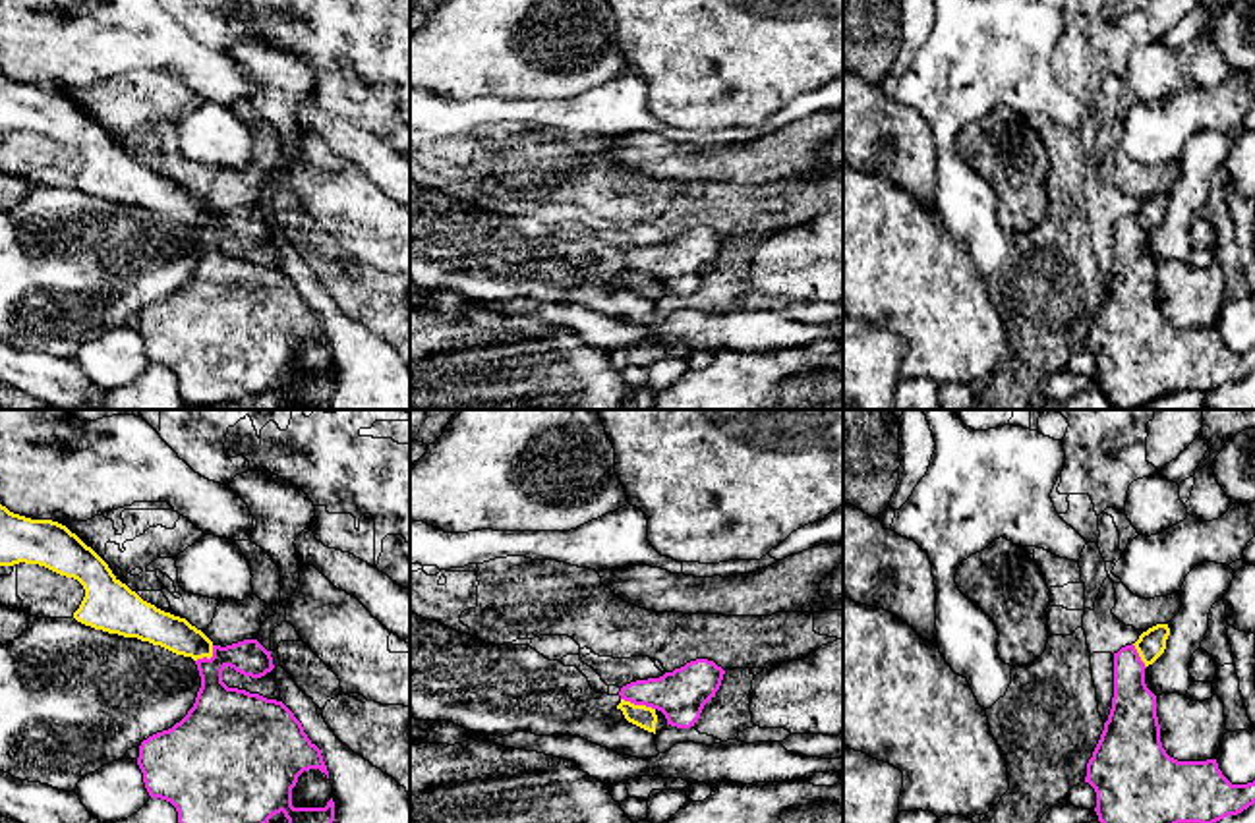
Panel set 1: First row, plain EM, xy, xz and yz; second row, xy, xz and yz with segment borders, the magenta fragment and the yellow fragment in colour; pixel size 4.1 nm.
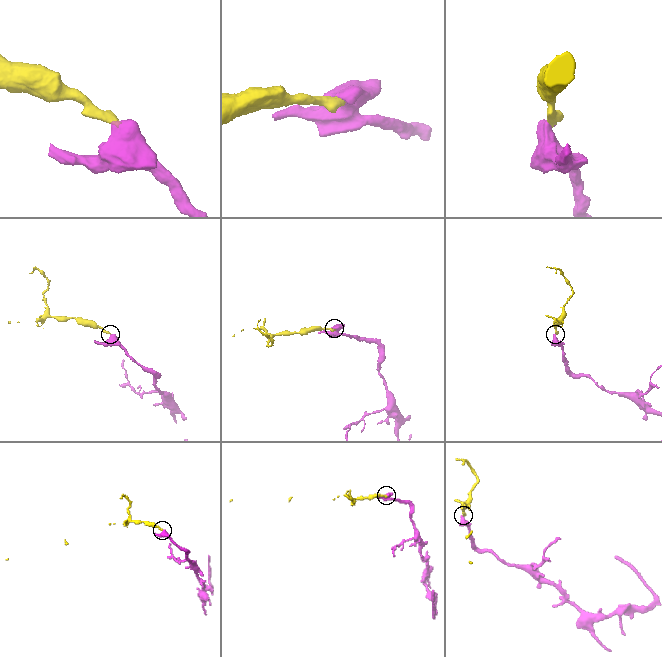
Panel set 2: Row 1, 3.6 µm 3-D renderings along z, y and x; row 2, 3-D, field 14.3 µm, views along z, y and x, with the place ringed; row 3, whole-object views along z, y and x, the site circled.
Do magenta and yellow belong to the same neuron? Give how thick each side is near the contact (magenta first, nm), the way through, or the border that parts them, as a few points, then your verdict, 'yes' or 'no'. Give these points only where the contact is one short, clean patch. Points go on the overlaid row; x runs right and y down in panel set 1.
calibres 200 and 90 nm; border xz (621, 698), (654, 709); no

